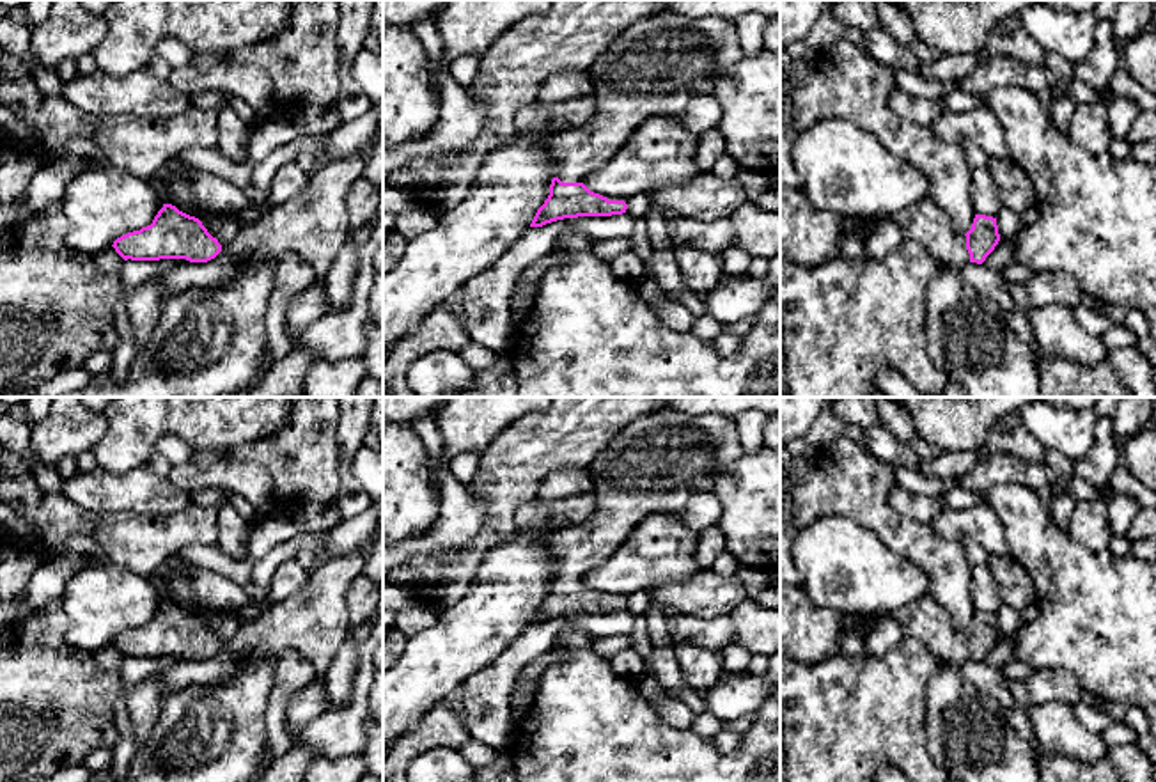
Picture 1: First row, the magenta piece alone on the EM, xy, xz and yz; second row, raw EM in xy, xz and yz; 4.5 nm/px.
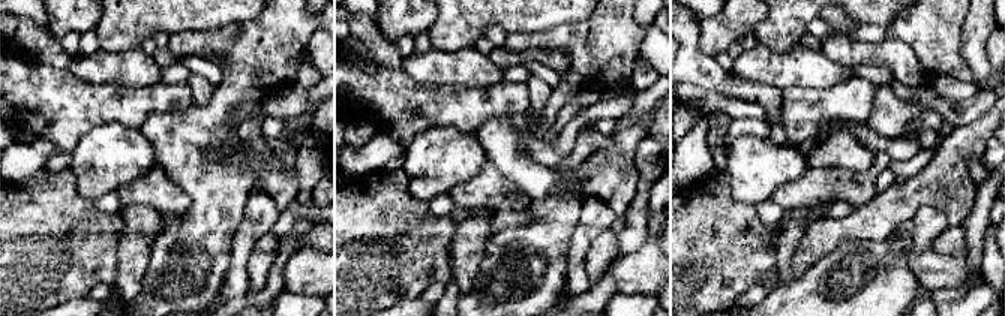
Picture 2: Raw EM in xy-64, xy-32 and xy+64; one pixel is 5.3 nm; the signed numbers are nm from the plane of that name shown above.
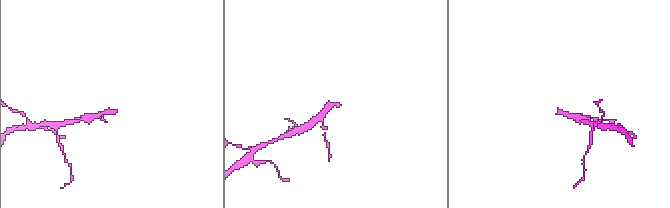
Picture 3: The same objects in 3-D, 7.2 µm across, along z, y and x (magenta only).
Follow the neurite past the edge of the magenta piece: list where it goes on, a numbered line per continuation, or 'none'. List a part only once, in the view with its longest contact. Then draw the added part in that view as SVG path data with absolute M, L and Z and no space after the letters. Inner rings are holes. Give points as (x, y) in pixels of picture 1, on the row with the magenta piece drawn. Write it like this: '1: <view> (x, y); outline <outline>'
1: xz (655, 68); outline M658 14L628 27L590 66L598 110L578 128L550 140L555 177L583 183L606 165L651 117L677 119L699 94L713 94L718 78L743 57L736 21L715 16Z

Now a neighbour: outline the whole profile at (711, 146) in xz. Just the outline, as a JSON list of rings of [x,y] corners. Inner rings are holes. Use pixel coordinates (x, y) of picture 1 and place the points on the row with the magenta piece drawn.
[[[709,129],[699,135],[697,165],[702,170],[711,170],[715,161],[725,154],[725,140],[718,129]]]

